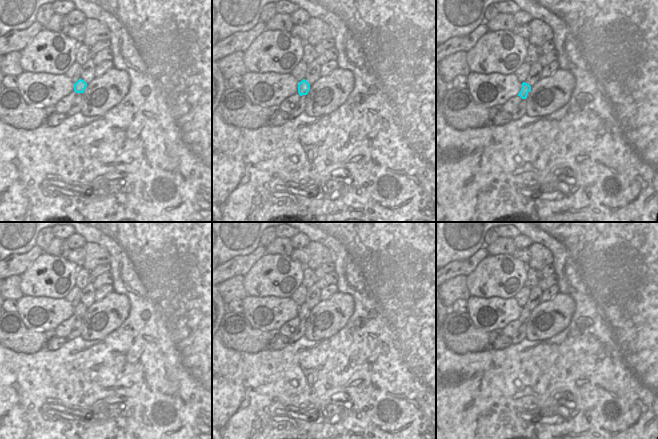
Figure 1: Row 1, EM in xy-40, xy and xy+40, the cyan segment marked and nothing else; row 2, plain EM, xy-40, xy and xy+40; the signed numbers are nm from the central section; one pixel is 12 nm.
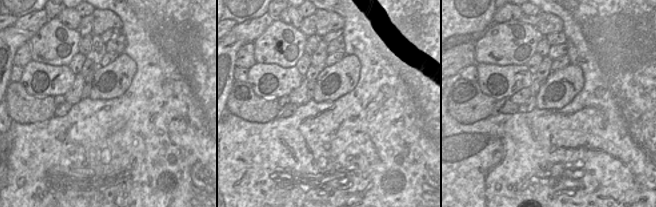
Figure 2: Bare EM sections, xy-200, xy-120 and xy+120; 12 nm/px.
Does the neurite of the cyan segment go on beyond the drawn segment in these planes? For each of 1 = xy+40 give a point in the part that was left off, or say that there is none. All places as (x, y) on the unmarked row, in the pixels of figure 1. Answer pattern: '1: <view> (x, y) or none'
1: none

